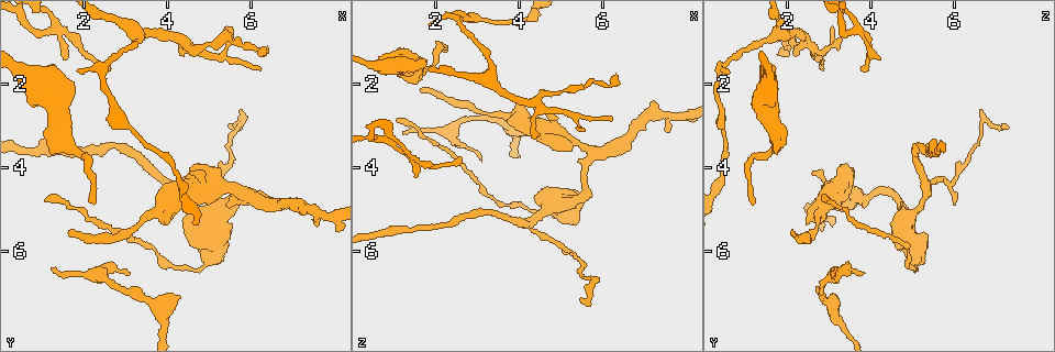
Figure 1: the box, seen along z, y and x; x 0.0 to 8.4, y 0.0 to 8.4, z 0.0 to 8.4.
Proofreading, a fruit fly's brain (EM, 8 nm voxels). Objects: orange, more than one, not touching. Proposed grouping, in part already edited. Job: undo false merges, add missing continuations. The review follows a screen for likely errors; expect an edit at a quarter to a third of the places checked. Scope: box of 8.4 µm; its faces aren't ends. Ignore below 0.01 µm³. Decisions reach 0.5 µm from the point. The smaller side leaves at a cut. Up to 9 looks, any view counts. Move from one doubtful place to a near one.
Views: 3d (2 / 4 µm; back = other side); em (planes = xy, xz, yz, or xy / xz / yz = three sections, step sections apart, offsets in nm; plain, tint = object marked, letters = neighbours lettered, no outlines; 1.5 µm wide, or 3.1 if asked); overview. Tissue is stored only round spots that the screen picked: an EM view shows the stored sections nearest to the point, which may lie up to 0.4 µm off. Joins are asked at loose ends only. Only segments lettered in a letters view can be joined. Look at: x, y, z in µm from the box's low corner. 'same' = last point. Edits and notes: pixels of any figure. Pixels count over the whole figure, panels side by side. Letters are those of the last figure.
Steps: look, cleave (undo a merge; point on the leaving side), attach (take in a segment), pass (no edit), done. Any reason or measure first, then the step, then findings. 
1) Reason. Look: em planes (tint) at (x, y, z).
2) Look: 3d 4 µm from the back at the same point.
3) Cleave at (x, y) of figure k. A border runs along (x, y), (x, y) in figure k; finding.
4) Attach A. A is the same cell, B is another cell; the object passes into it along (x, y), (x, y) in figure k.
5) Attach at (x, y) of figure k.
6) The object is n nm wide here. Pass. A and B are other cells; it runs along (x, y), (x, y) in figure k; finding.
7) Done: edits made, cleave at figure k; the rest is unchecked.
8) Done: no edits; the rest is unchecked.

A fork. Look: 3d 4 µm at (3.80, 7.30, 3.05).

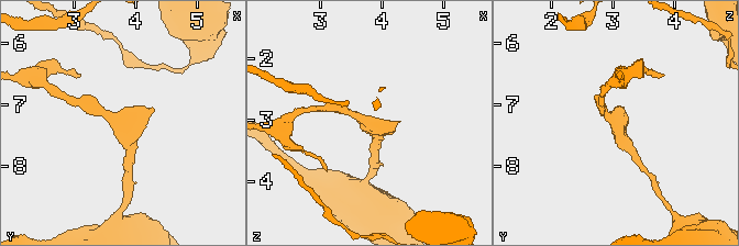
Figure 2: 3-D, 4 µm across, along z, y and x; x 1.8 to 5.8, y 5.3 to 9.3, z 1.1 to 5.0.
Need the tissue. Look: em xy step 8 (tint) at (3.75, 7.35, 3.05).

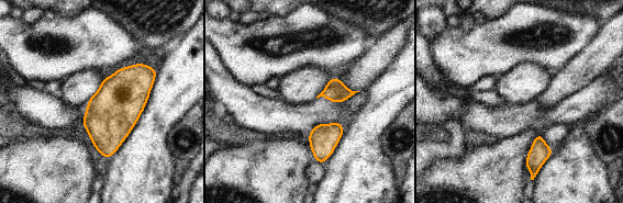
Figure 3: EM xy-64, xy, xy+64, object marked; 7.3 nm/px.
Another direction. Look: em planes (letters) at the same point.

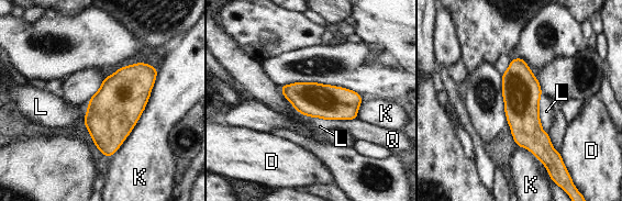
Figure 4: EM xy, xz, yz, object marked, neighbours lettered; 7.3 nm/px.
Pass. D, K, L and Q are other cells; it runs along (517, 60), (526, 132), (545, 156) in figure 4; continuous, no second neuron.

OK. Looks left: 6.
Calibre changes. Look: 3d 2 µm at (1.95, 3.70, 1.45).

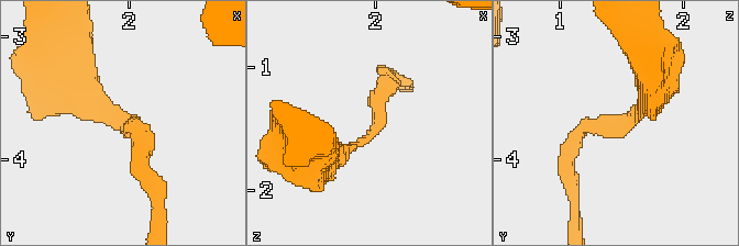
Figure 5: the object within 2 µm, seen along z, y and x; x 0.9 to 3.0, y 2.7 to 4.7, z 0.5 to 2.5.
Need the tissue. Look: em yz step 8 (tint) at (1.98, 3.68, 1.52).

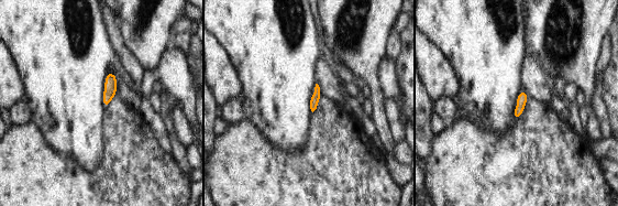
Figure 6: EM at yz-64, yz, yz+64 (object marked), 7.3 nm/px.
Cut it another way. Look: em planes (letters) at the same point.

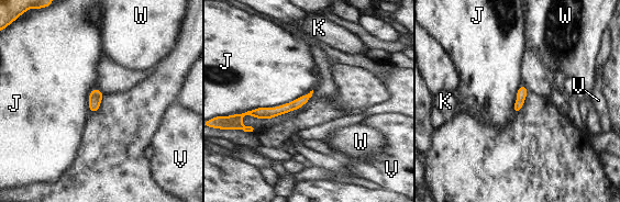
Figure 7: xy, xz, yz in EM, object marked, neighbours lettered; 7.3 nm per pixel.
The object is 80 nm wide here; the longest contact is with J, 600 nm. Pass. J, K, V and W are other cells; all the same neuron.

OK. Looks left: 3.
Thin end. Look: em planes (letters) at (1.20, 6.35, 3.15).

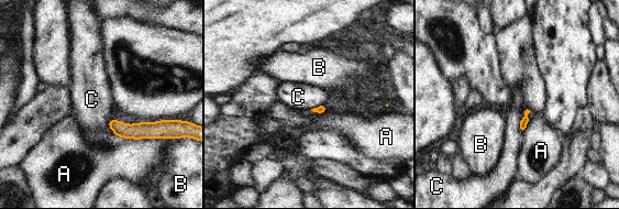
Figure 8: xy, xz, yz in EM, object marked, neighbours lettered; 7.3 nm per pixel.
The longest contact is with A, 320 nm. Pass. A, B and C are other cells; a border runs along (526, 110), (520, 121), (522, 131) in figure 8; no lettered segment goes on from it.

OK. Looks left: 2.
End of a long branch. Look: em yz step 4 (letters) at (5.50, 3.00, 7.20).

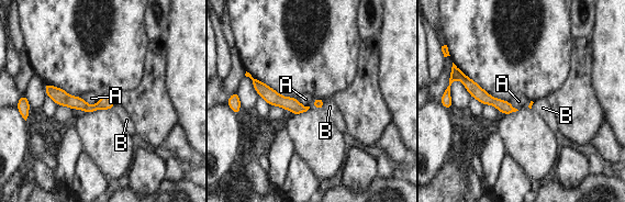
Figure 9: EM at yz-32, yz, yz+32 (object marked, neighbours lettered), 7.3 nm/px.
Look: em planes (letters) at the same point.

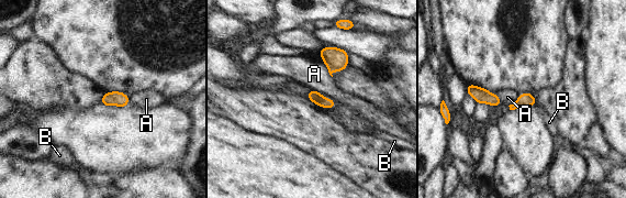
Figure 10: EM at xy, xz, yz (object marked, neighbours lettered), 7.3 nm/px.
Pass. A and B are other cells; a border runs along (312, 89), (315, 89), (328, 99) in figure 10; no lettered segment goes on from it.

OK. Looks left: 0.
Done: no edits; the rest is unchecked.

